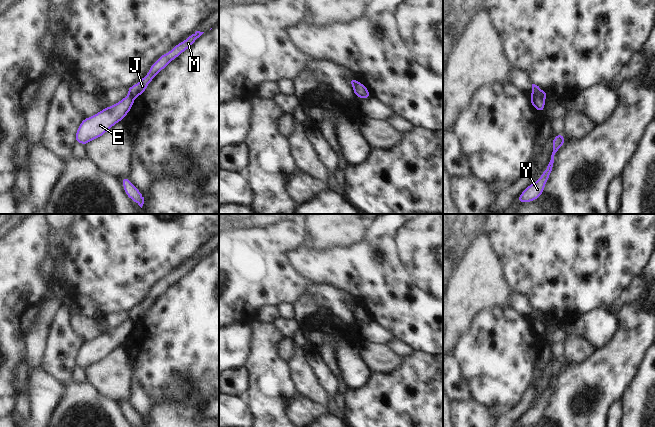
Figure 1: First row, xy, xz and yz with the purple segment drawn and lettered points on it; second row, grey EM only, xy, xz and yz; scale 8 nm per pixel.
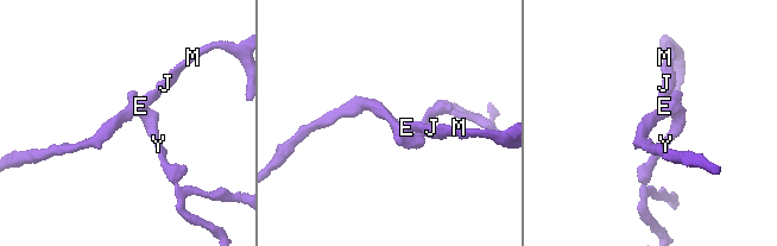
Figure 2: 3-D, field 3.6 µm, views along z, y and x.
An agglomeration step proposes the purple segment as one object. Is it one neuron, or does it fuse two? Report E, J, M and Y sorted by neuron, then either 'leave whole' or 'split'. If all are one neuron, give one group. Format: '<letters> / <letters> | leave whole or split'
E Y / J M | split

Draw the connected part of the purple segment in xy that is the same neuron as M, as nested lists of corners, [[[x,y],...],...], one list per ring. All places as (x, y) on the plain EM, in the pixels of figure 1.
[[[196,255],[190,258],[183,266],[179,266],[173,271],[167,278],[161,278],[161,281],[157,283],[149,291],[149,297],[146,298],[135,310],[130,309],[127,314],[129,320],[134,323],[139,319],[145,317],[145,314],[149,307],[155,302],[155,300],[161,296],[171,285],[175,284],[182,276],[186,275],[192,270],[192,268],[203,258],[204,256]]]

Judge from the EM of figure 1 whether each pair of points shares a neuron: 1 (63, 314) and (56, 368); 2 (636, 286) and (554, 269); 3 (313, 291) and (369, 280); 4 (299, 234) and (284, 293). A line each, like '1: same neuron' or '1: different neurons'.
1: same neuron
2: different neurons
3: different neurons
4: same neuron

